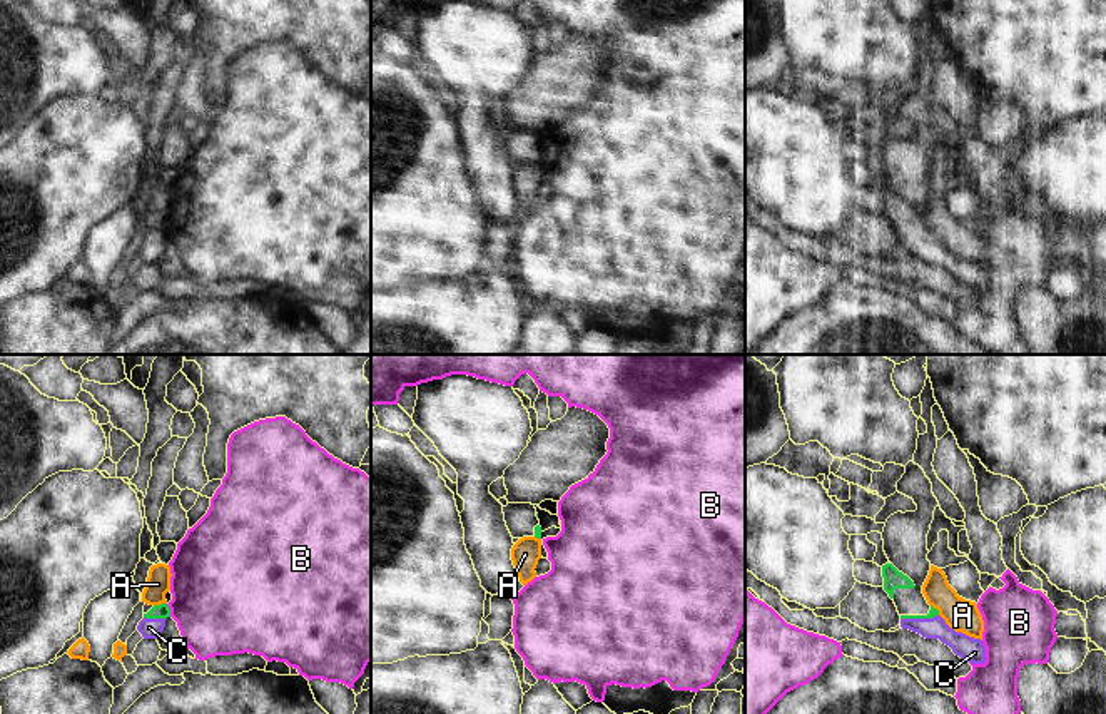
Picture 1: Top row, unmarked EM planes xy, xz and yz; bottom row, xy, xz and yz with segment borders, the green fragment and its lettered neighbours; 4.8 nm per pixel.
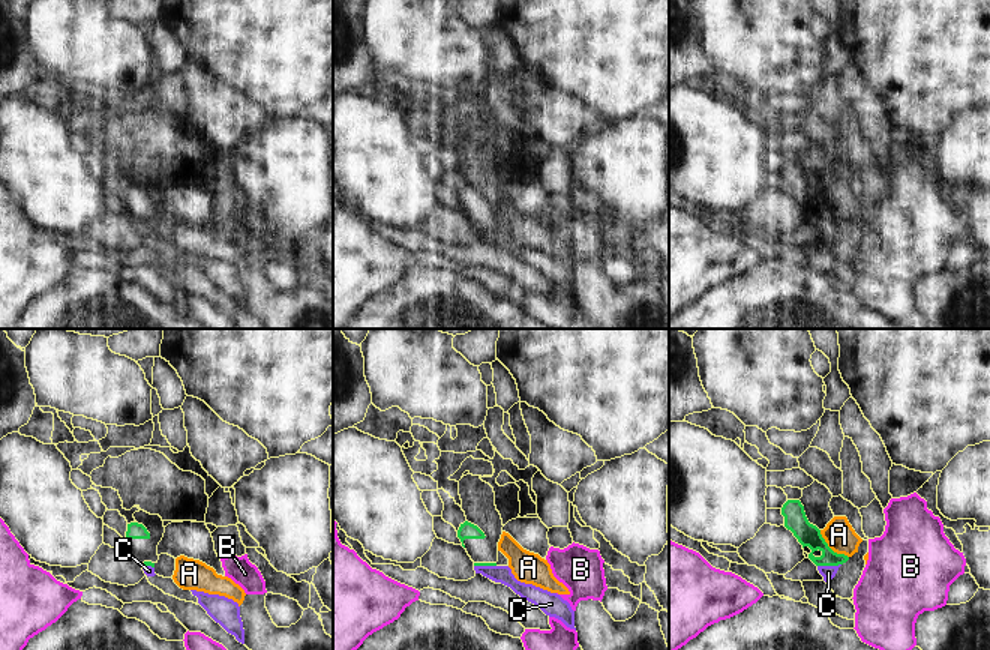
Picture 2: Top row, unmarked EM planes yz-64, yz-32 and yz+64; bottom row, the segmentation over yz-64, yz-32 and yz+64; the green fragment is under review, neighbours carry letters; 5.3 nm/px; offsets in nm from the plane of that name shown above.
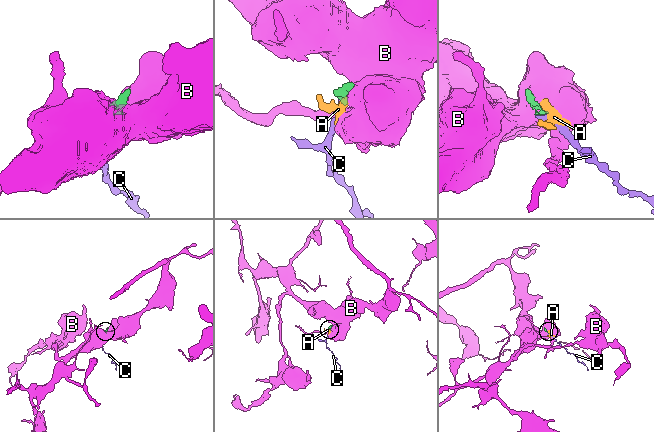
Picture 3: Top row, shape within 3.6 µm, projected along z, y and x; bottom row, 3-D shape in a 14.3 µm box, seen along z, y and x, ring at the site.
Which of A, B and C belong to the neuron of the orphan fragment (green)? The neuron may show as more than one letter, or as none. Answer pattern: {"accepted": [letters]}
{"accepted": ["C"]}

